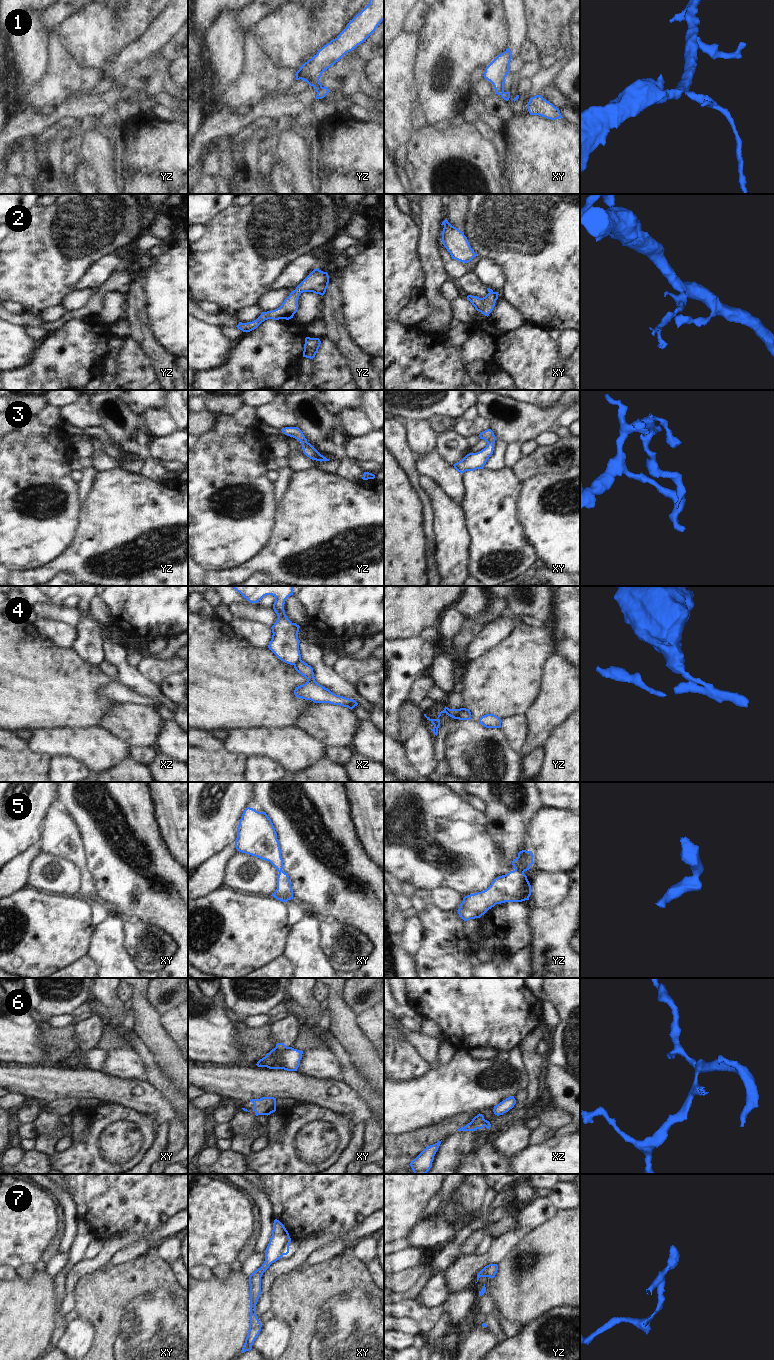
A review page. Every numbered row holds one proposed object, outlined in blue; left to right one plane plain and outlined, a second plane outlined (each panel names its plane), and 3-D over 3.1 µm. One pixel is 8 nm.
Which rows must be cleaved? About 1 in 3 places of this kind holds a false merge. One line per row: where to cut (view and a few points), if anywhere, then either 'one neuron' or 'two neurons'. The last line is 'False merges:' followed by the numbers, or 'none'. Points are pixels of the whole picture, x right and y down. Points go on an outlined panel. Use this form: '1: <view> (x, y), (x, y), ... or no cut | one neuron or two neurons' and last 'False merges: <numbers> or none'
1: no cut | one neuron
2: no cut | one neuron
3: no cut | one neuron
4: yz (460, 709), (457, 718) | two neurons
5: no cut | one neuron
6: xy (287, 1047), (277, 1058), (277, 1065), (280, 1068) | two neurons
7: no cut | one neuron
False merges: 4, 6

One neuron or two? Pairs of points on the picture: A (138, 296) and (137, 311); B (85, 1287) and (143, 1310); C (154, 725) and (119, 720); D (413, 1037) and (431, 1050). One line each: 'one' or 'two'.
A: one
B: one
C: one
D: one

